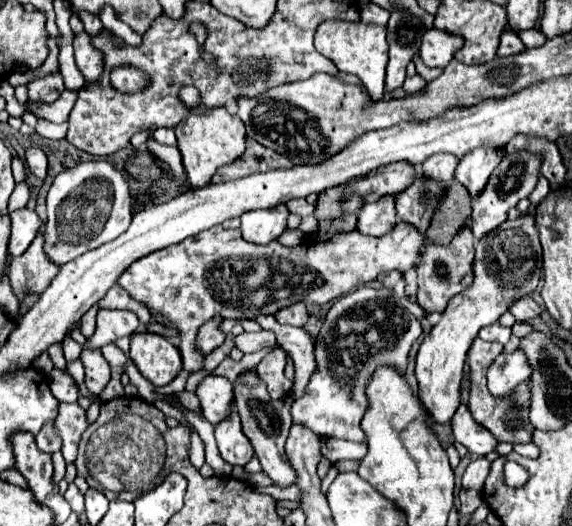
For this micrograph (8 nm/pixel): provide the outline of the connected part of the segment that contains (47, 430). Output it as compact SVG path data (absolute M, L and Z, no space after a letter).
M54 422L46 424L46 426L40 430L40 434L36 436L36 446L38 446L38 450L42 450L42 452L56 452L56 450L60 450L62 440L56 436Z

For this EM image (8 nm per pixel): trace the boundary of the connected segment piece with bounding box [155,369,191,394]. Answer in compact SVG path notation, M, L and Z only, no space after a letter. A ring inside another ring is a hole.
M182 369L170 384L162 387L155 387L155 391L159 394L172 394L182 391L185 389L186 382L190 375L190 372Z

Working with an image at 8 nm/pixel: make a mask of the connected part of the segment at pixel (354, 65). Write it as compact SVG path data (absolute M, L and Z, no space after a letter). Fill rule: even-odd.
M344 20L322 22L316 30L316 50L322 56L330 58L340 72L358 76L364 88L368 90L372 102L380 102L384 98L384 70L388 64L388 44L384 26Z

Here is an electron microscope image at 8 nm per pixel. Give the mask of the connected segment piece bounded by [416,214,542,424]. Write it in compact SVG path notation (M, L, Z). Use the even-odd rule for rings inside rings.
M522 214L516 220L500 224L482 240L476 240L474 246L474 282L450 300L440 322L422 340L416 356L418 396L438 424L448 424L460 406L464 362L478 330L494 324L516 300L528 296L538 286L542 274L542 248L534 214Z

